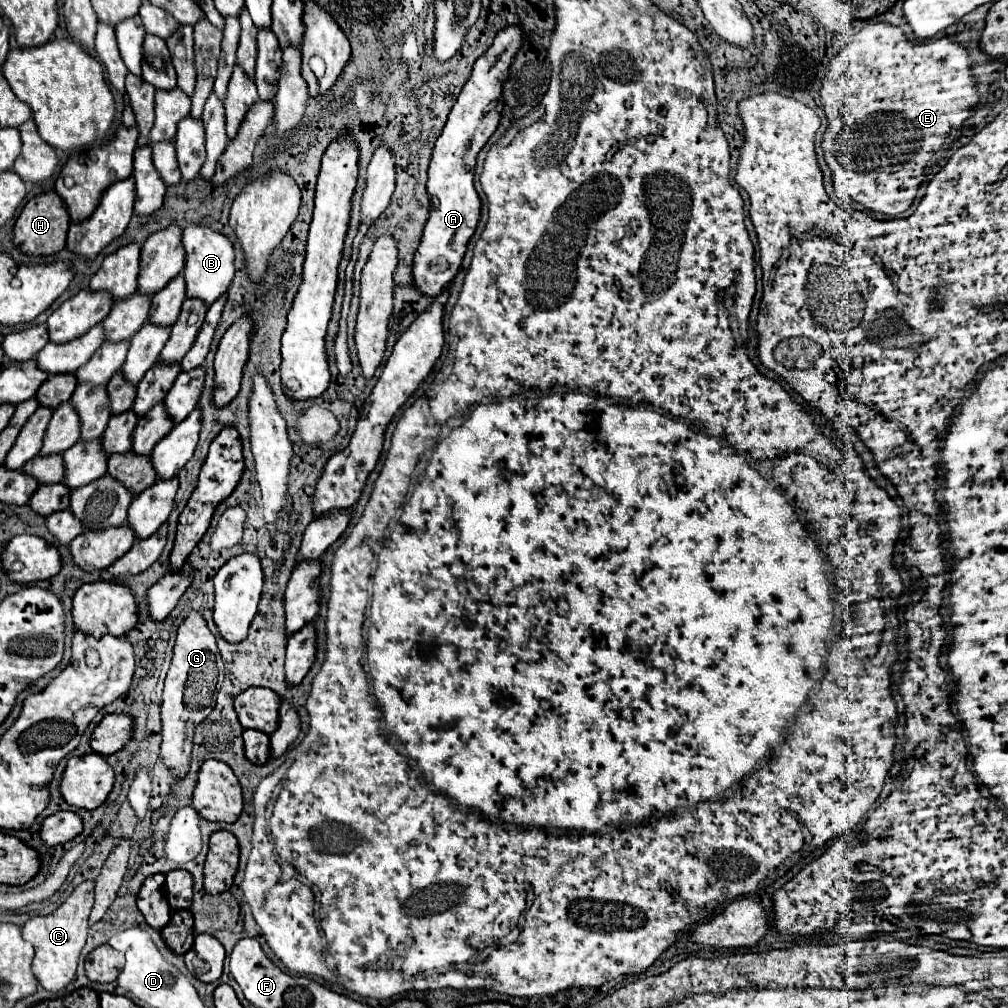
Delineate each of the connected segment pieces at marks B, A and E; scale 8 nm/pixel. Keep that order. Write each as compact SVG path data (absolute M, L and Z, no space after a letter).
M187 225L183 229L183 247L187 251L185 261L185 283L187 283L187 297L203 299L207 305L217 301L229 287L235 275L235 249L233 243L219 231L213 231L205 225Z
M509 25L497 33L493 45L475 61L471 77L465 83L457 103L453 105L447 125L433 147L433 159L429 165L429 181L427 181L427 191L431 199L431 217L425 225L423 239L415 253L413 263L415 285L419 287L421 293L429 297L437 297L453 281L465 255L467 241L475 233L477 217L481 213L481 201L473 185L475 159L499 125L501 111L505 107L503 85L509 77L509 67L521 43L523 31L519 25Z
M871 23L867 27L863 27L859 33L855 33L855 37L829 61L829 69L827 69L827 75L821 83L821 103L823 103L823 111L827 115L827 131L823 135L823 141L821 141L821 147L823 147L823 157L825 157L825 163L829 165L829 169L833 171L833 189L835 189L835 195L843 201L857 201L861 203L863 207L871 209L871 211L877 211L877 213L885 213L885 215L899 215L903 211L907 211L919 191L919 187L923 185L923 179L925 179L925 167L927 163L933 159L933 155L939 151L939 149L947 149L951 147L959 137L961 137L961 131L963 131L963 123L971 117L971 109L975 109L979 105L979 91L975 89L977 81L975 81L975 75L971 73L971 67L973 67L973 61L969 57L969 51L965 45L949 39L949 37L943 37L943 39L937 39L937 41L929 41L929 43L917 43L917 41L911 41L907 39L905 31L895 27L895 25L889 25L889 23Z

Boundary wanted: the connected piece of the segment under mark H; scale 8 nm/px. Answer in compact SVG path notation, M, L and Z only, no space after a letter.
M47 191L47 193L41 193L33 199L27 201L27 205L23 207L15 227L13 227L13 233L15 233L15 239L13 243L23 251L23 253L29 253L29 255L51 255L51 253L57 253L65 247L65 237L67 237L67 229L69 229L69 211L63 203L63 199L55 193L55 191Z

